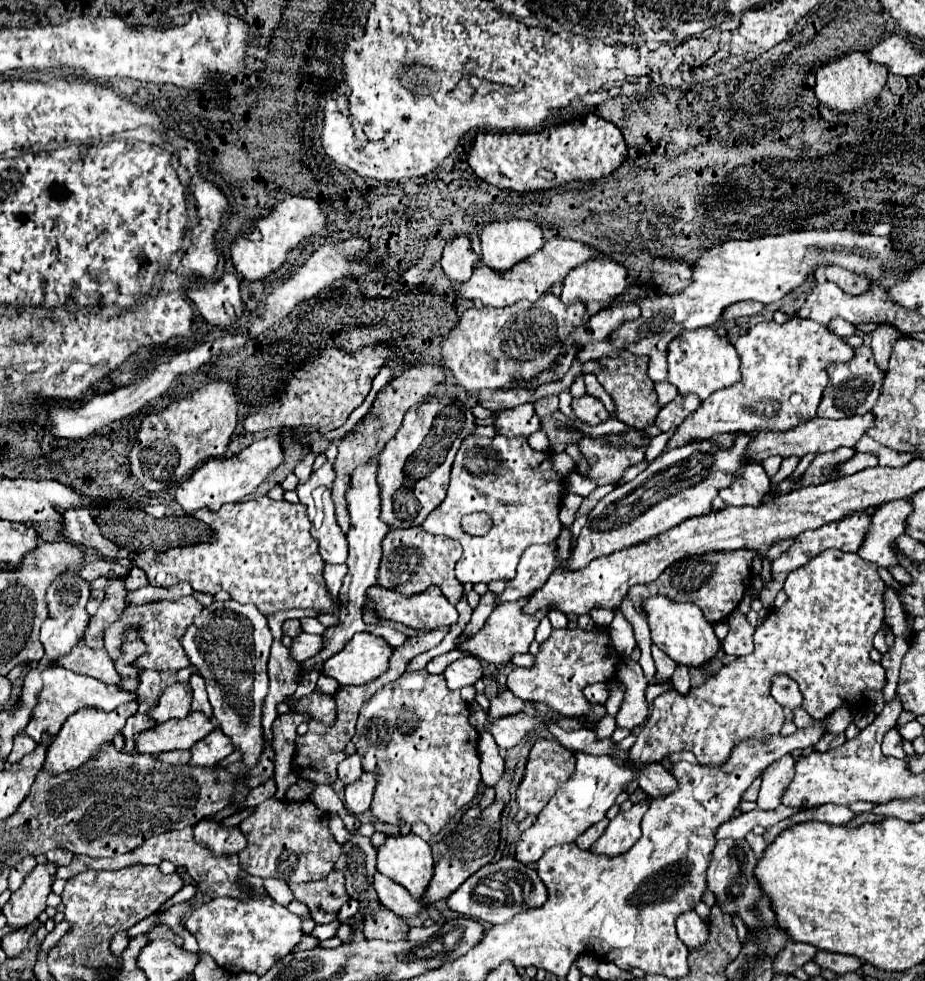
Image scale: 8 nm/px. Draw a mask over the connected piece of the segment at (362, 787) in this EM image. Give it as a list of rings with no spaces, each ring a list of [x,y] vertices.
[[[364,771],[360,779],[344,787],[344,803],[352,815],[360,815],[370,809],[370,801],[376,787],[376,775]]]

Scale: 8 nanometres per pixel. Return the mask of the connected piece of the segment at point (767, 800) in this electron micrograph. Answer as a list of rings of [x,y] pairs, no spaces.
[[[792,755],[782,757],[780,761],[772,763],[764,775],[758,795],[758,807],[760,809],[776,809],[780,805],[780,797],[784,795],[788,781],[794,777],[794,759]]]

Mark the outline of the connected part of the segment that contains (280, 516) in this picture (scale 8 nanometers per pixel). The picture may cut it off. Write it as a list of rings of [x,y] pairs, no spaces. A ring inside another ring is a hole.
[[[260,497],[244,503],[228,503],[222,505],[218,511],[210,513],[206,509],[200,509],[194,515],[188,515],[184,511],[170,509],[168,505],[146,505],[136,507],[130,503],[122,505],[122,539],[114,539],[116,529],[114,521],[120,517],[116,505],[112,503],[96,503],[94,509],[100,509],[100,519],[96,513],[92,513],[88,507],[80,509],[64,509],[62,515],[62,535],[74,543],[98,549],[102,557],[106,559],[130,559],[132,565],[140,567],[148,583],[154,587],[170,587],[180,581],[188,581],[194,591],[202,591],[208,595],[218,593],[220,589],[228,591],[232,599],[238,603],[254,603],[262,614],[270,615],[286,609],[316,609],[320,613],[338,613],[338,601],[334,601],[328,591],[322,577],[324,561],[318,553],[318,541],[310,535],[310,521],[306,515],[306,509],[302,503],[288,503],[288,501],[274,501],[270,497]],[[100,521],[108,523],[108,535],[112,535],[112,541],[100,533]]]

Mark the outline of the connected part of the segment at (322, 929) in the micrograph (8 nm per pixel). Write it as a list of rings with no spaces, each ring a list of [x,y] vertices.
[[[332,921],[332,923],[326,923],[326,925],[316,925],[316,927],[310,931],[310,935],[316,937],[316,939],[320,939],[320,941],[322,941],[322,939],[330,939],[330,937],[334,937],[338,925],[340,925],[340,921]]]

